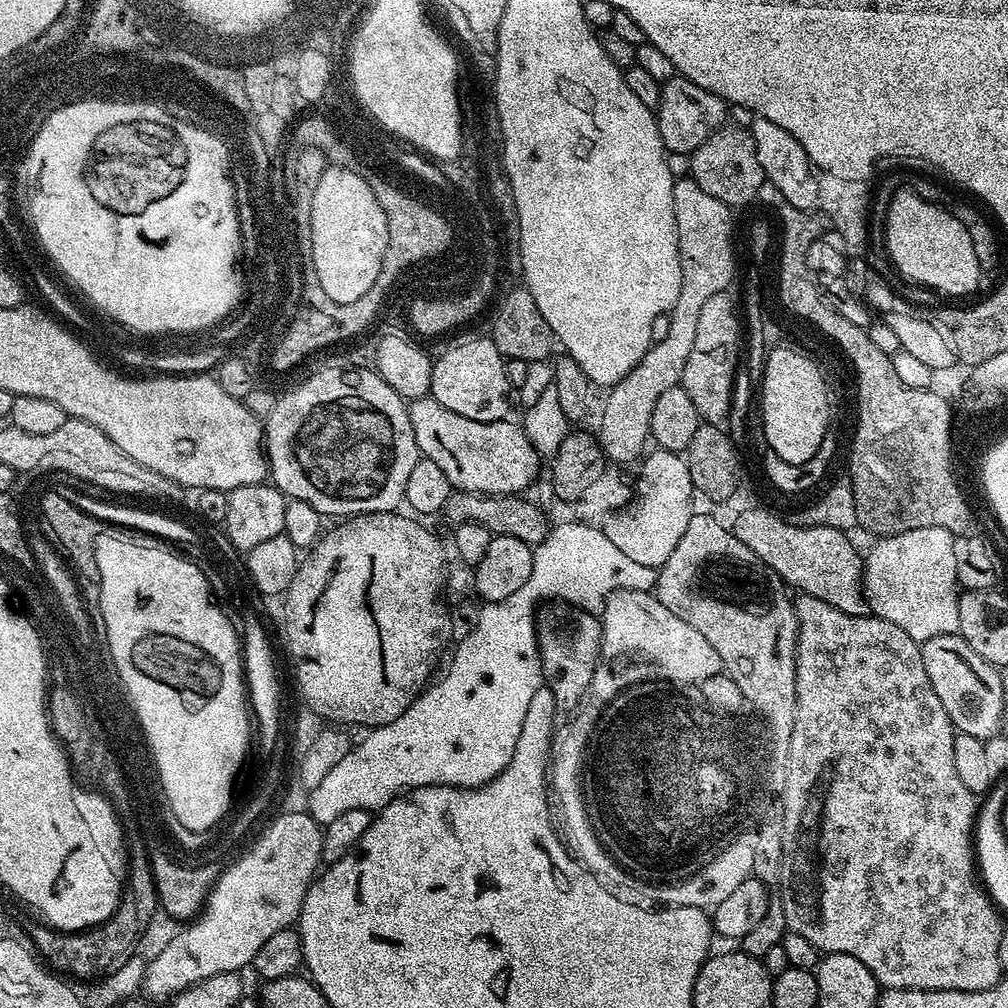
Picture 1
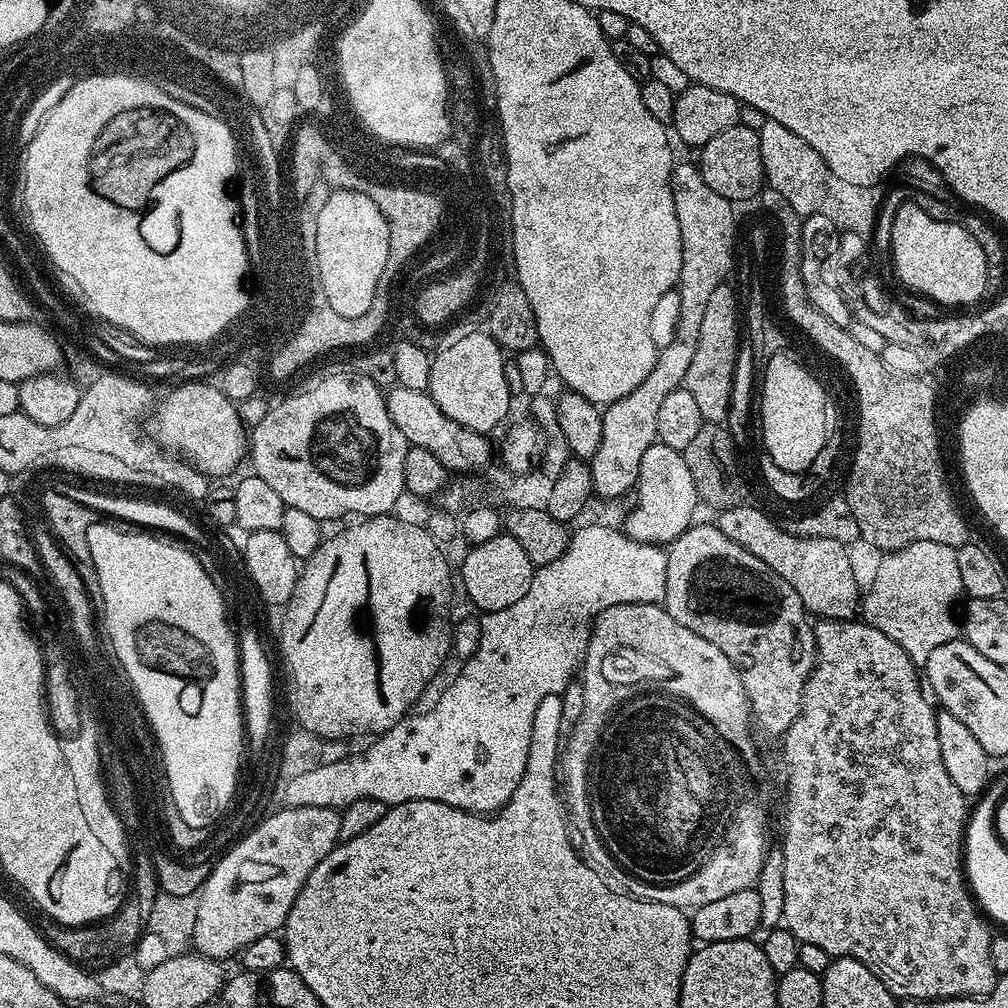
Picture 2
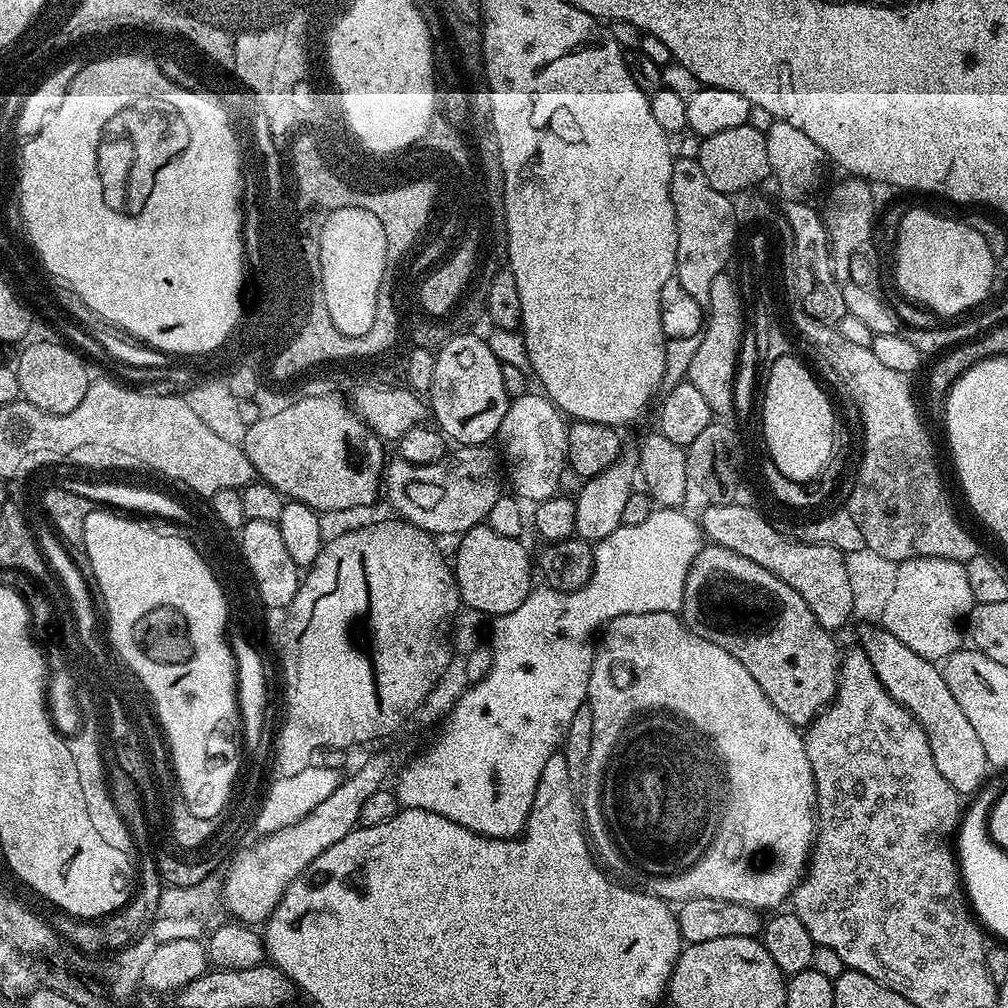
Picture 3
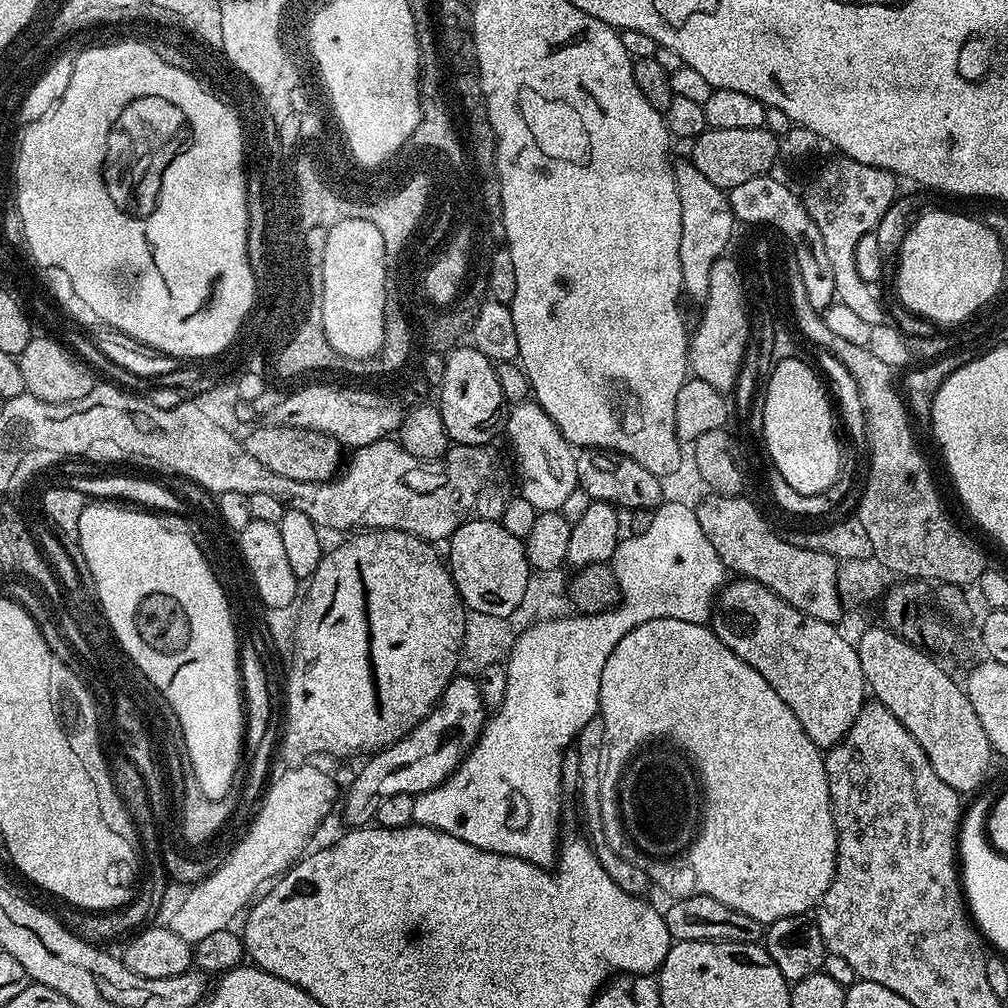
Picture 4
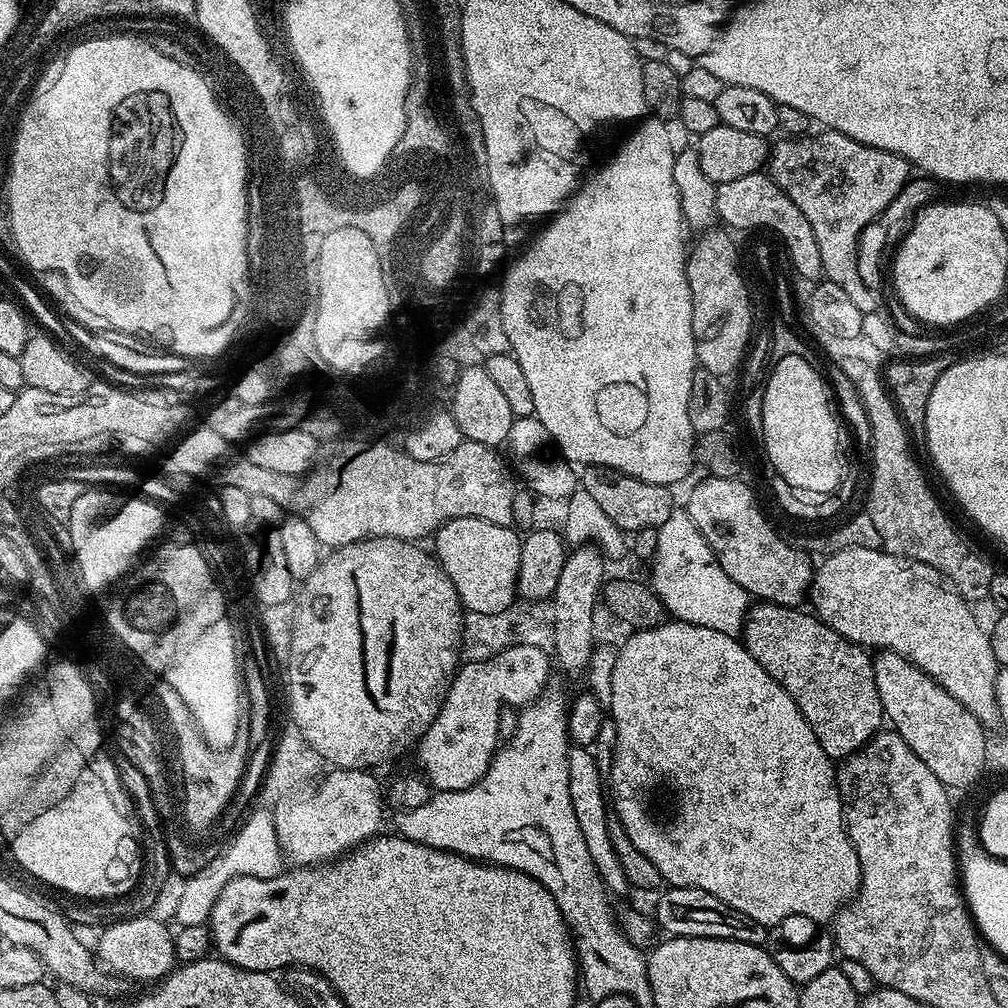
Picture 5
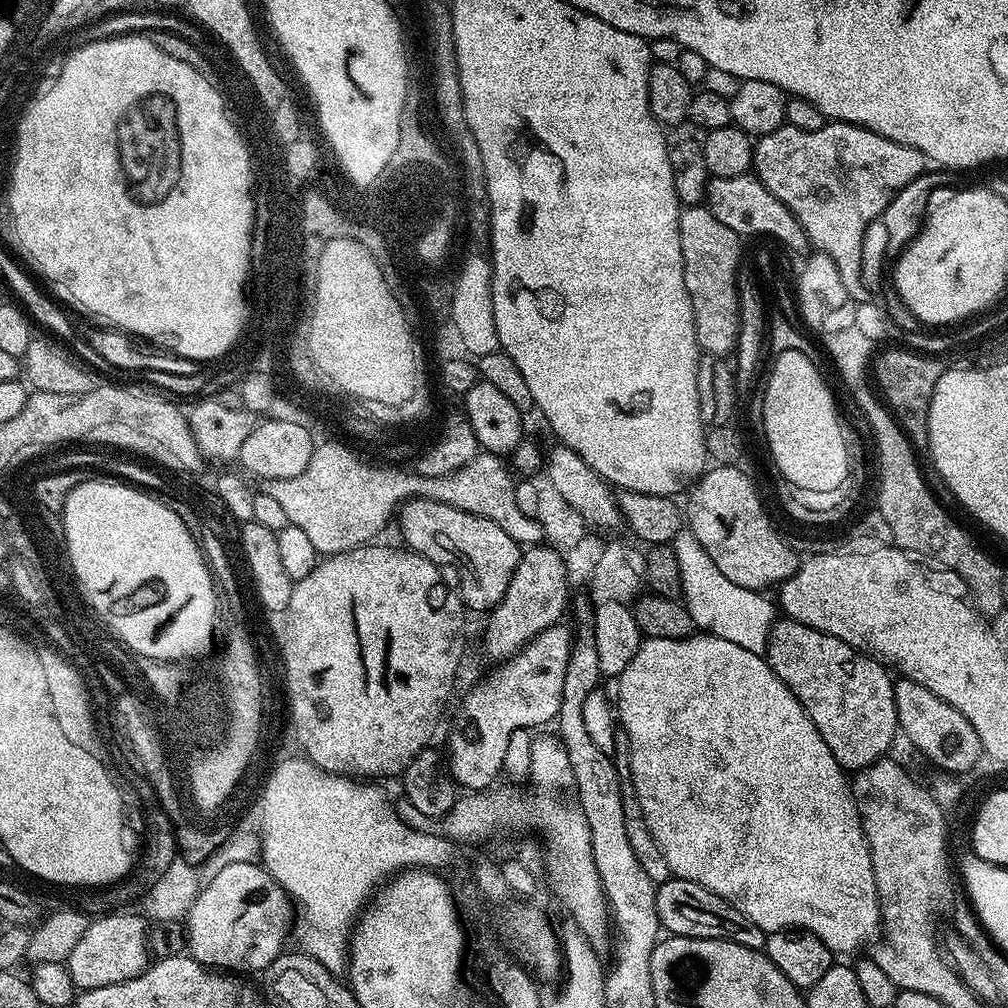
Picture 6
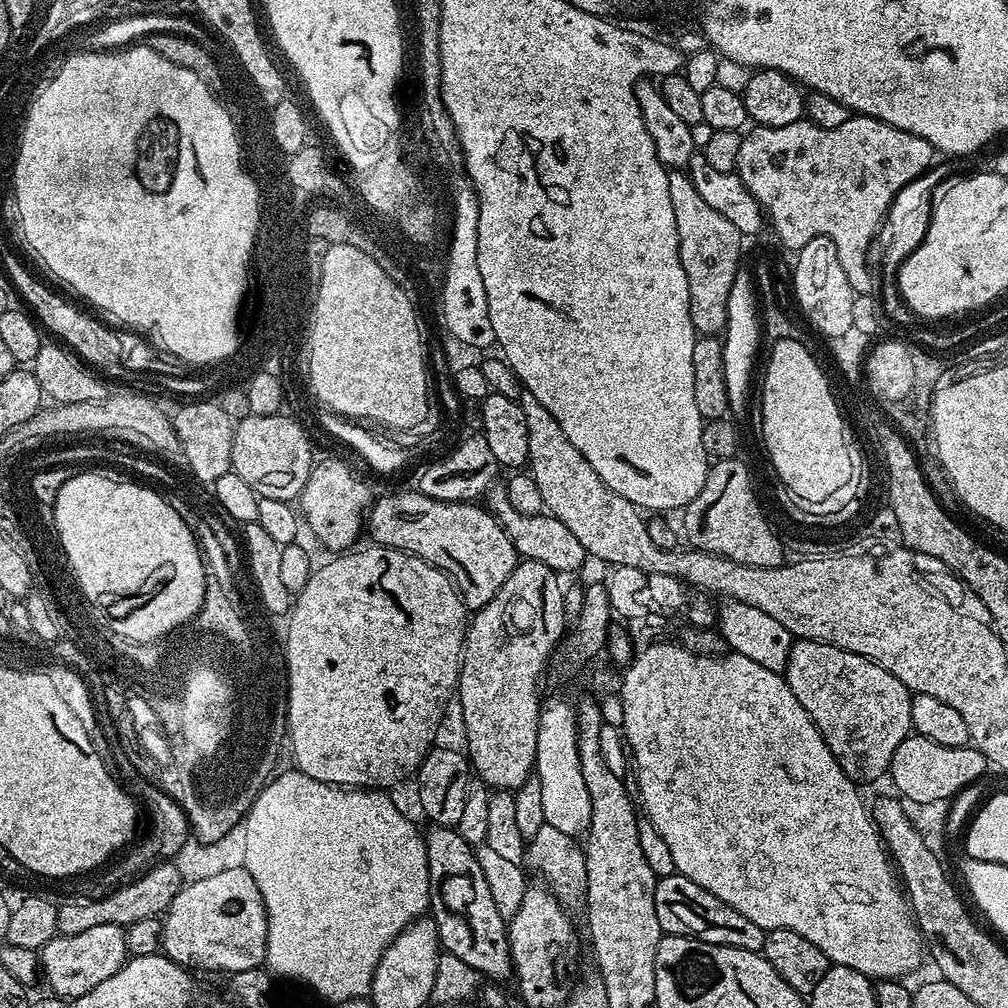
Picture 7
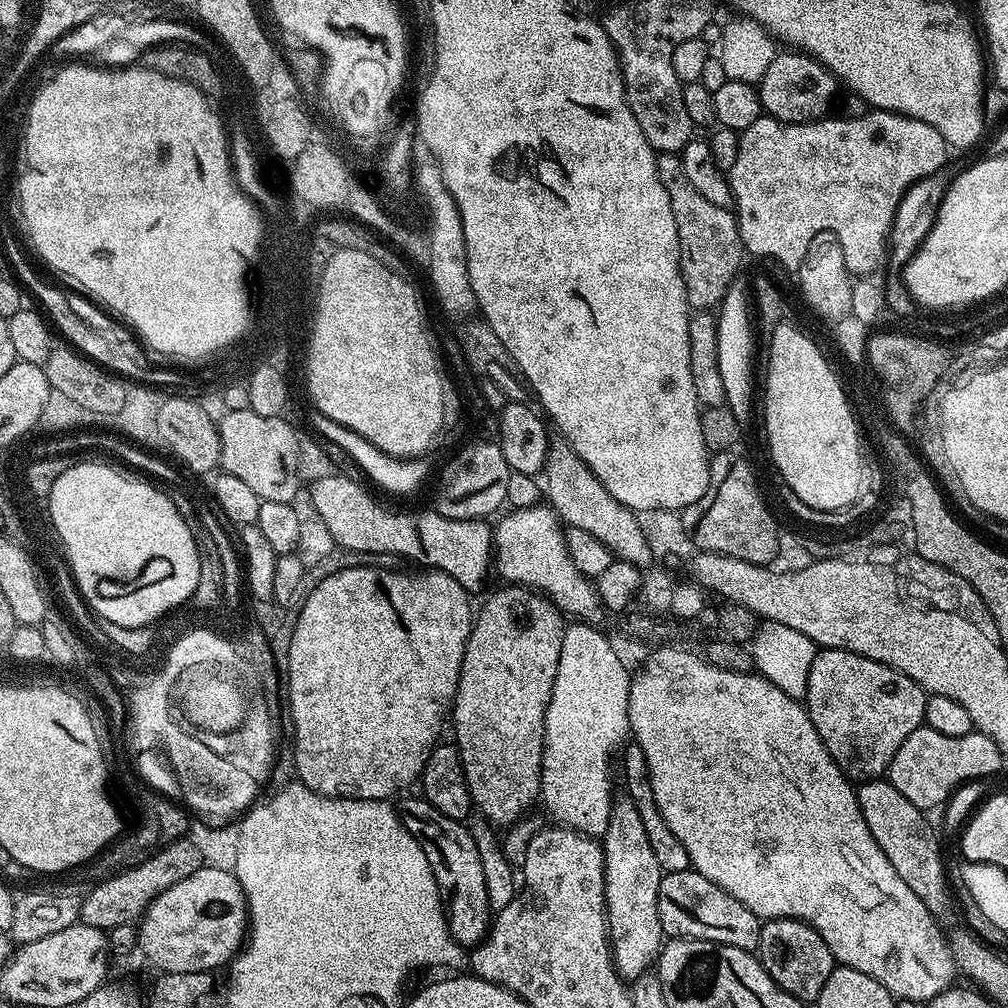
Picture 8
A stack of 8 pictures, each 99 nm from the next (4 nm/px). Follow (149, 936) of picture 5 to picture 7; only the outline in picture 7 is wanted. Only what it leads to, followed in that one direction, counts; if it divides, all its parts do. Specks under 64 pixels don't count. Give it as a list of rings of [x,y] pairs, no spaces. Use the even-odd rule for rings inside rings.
[[[119,924],[93,926],[90,930],[82,930],[82,934],[57,934],[39,949],[39,953],[42,980],[61,998],[75,998],[94,990],[98,982],[106,982],[110,974],[118,974],[125,960],[129,959],[124,928]]]

